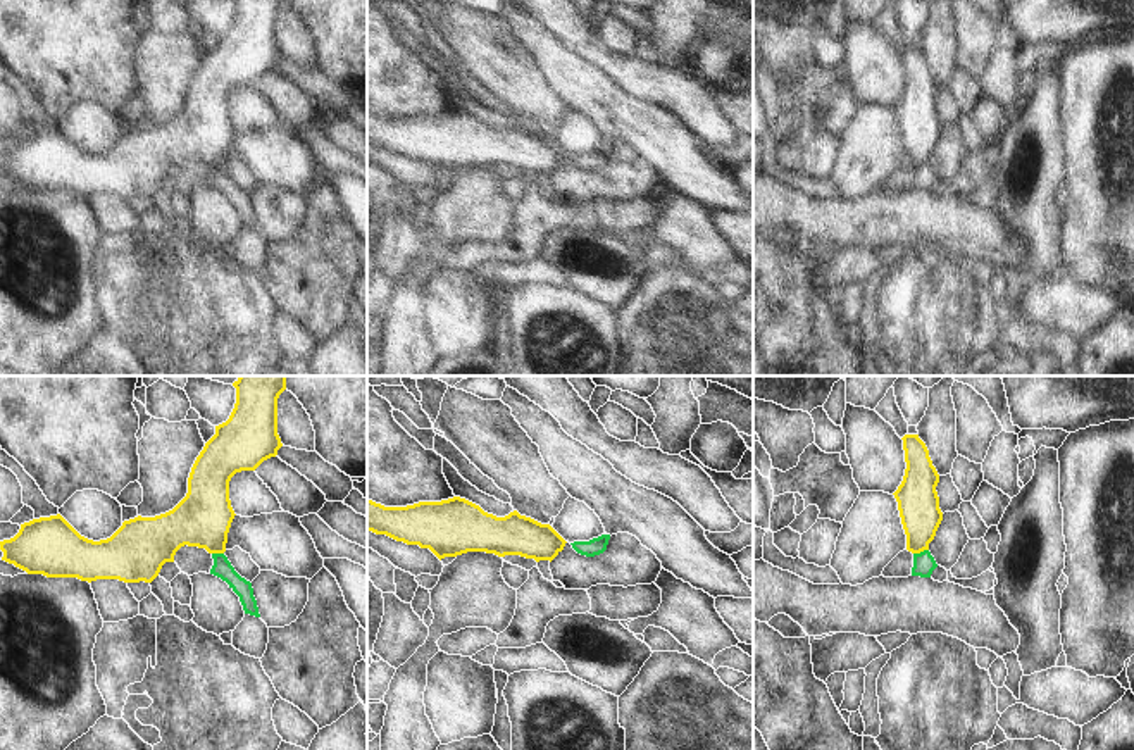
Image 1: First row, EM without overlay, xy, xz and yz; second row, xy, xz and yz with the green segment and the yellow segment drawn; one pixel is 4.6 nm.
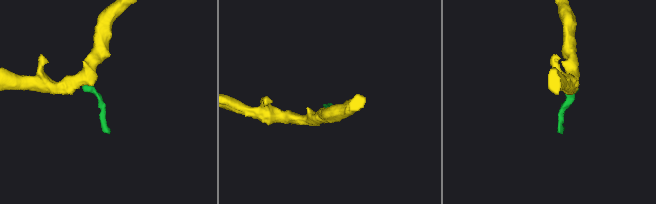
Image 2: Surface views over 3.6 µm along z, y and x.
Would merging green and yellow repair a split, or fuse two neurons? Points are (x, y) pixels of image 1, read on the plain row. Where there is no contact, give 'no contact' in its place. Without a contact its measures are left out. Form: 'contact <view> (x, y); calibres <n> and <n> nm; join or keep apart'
contact yz (921, 166); calibres 100 and 190 nm; keep apart

